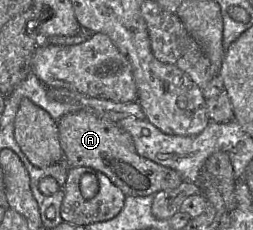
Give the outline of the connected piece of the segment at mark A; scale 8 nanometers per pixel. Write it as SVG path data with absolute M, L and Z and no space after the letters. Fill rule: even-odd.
M84 109L64 115L58 121L64 161L69 168L87 167L103 173L126 196L149 196L177 188L184 182L174 169L140 156L131 135L116 123Z

